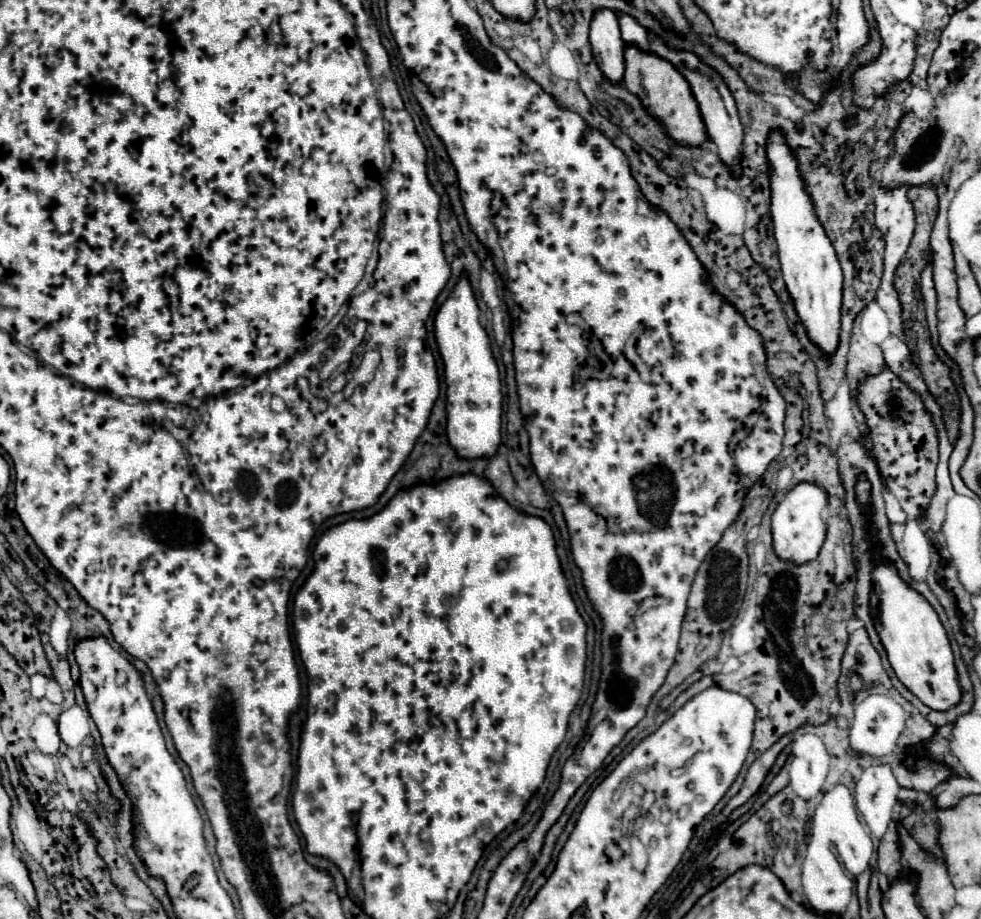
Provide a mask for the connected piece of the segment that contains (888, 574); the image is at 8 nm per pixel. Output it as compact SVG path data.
M882 562L876 566L872 572L872 584L872 614L880 624L876 628L898 680L932 710L944 712L956 706L962 700L962 688L958 682L948 634L934 608L926 602L924 596L900 580L892 564Z

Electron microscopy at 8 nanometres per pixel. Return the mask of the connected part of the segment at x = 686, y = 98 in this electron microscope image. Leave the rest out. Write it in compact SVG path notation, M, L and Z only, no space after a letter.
M626 46L624 48L624 62L626 62L626 72L624 72L624 84L648 104L648 112L656 116L666 128L668 134L678 142L678 144L702 144L706 138L706 128L700 118L698 102L692 96L688 80L676 70L676 66L652 52L640 50L638 46Z

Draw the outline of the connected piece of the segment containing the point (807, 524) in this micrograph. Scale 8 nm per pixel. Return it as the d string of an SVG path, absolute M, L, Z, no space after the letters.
M802 482L792 488L778 508L772 514L772 536L774 536L774 552L782 560L792 560L794 564L810 562L818 556L824 540L826 540L826 522L822 518L822 510L828 506L828 492L812 482Z

